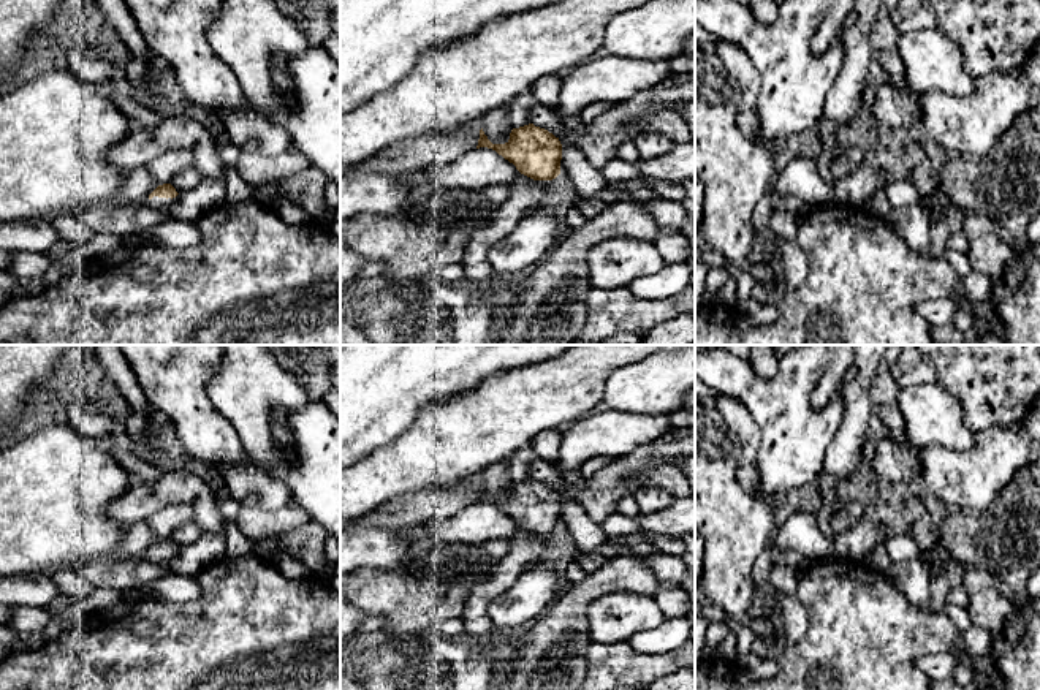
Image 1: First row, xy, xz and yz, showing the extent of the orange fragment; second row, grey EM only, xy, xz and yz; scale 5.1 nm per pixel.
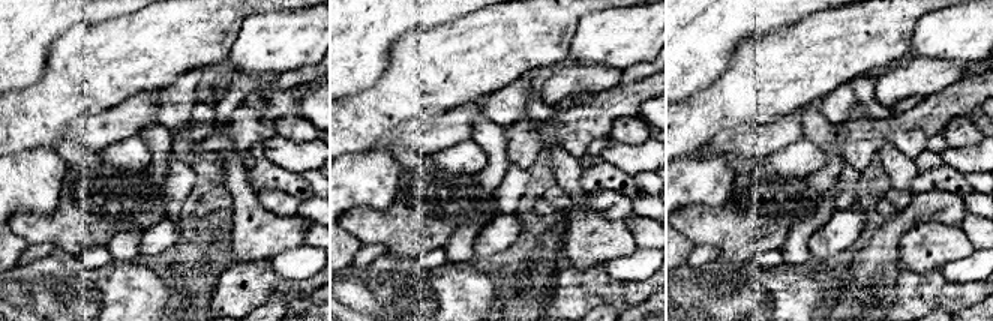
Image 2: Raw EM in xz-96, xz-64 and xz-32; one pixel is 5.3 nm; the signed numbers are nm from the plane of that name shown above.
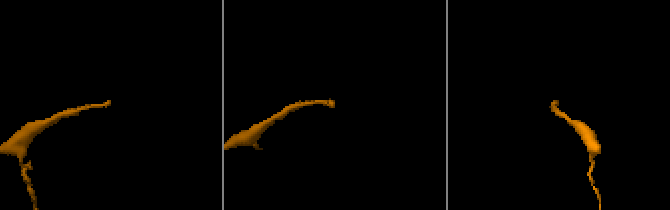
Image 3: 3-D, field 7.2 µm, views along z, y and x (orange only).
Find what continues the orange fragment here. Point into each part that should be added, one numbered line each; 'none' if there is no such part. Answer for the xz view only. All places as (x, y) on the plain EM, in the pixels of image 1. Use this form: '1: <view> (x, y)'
1: xz (600, 494)

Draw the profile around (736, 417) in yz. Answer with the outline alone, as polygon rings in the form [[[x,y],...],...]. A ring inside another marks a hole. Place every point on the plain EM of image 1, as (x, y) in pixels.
[[[717,396],[714,400],[725,424],[739,442],[739,464],[749,465],[757,462],[761,432],[750,411],[734,397]]]

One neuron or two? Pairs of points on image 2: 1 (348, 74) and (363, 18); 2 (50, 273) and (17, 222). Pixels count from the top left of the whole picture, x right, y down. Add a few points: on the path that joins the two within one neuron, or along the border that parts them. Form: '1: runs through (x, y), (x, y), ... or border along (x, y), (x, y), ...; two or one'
1: runs through (348, 60), (350, 32); one
2: border along (56, 249), (77, 257); two

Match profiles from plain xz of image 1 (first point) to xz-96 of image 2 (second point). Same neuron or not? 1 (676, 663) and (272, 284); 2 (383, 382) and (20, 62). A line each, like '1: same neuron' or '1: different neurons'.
1: same neuron
2: same neuron

